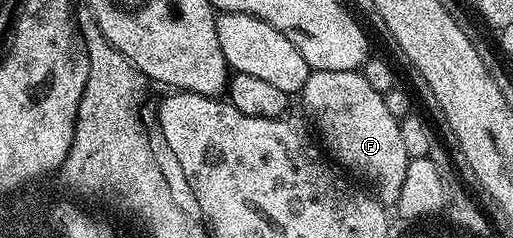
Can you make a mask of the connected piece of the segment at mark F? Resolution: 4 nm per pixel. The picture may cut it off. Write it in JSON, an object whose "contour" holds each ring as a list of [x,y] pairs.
{"contour":[[[312,70],[302,91],[303,98],[304,106],[308,109],[307,117],[314,123],[315,133],[323,149],[345,171],[353,170],[357,179],[365,178],[369,182],[367,185],[381,202],[394,204],[398,200],[398,194],[402,192],[402,182],[406,180],[406,168],[410,159],[402,144],[399,121],[390,116],[384,95],[374,92],[374,88],[366,84],[363,73],[354,70]]]}

